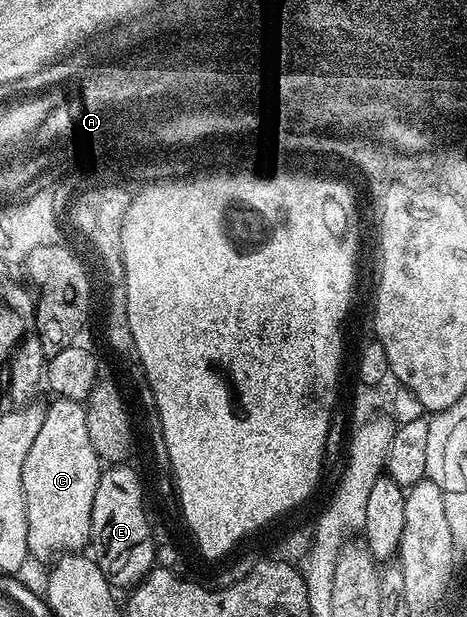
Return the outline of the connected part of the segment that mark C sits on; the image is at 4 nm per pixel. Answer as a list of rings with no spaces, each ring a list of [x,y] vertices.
[[[65,397],[53,400],[53,405],[50,404],[44,410],[44,418],[42,419],[42,427],[38,431],[38,435],[34,439],[34,444],[30,447],[30,451],[26,451],[26,459],[24,460],[24,466],[22,467],[22,487],[24,488],[24,498],[26,499],[26,515],[28,516],[28,551],[33,558],[35,557],[49,557],[49,559],[55,558],[57,555],[63,555],[66,553],[75,553],[77,551],[83,550],[85,546],[89,544],[92,535],[92,526],[94,524],[94,514],[96,511],[96,500],[94,499],[94,491],[98,491],[98,479],[100,478],[102,472],[102,462],[100,456],[94,451],[94,447],[90,443],[90,431],[86,431],[86,411],[84,410],[84,405],[78,401],[71,401]]]

